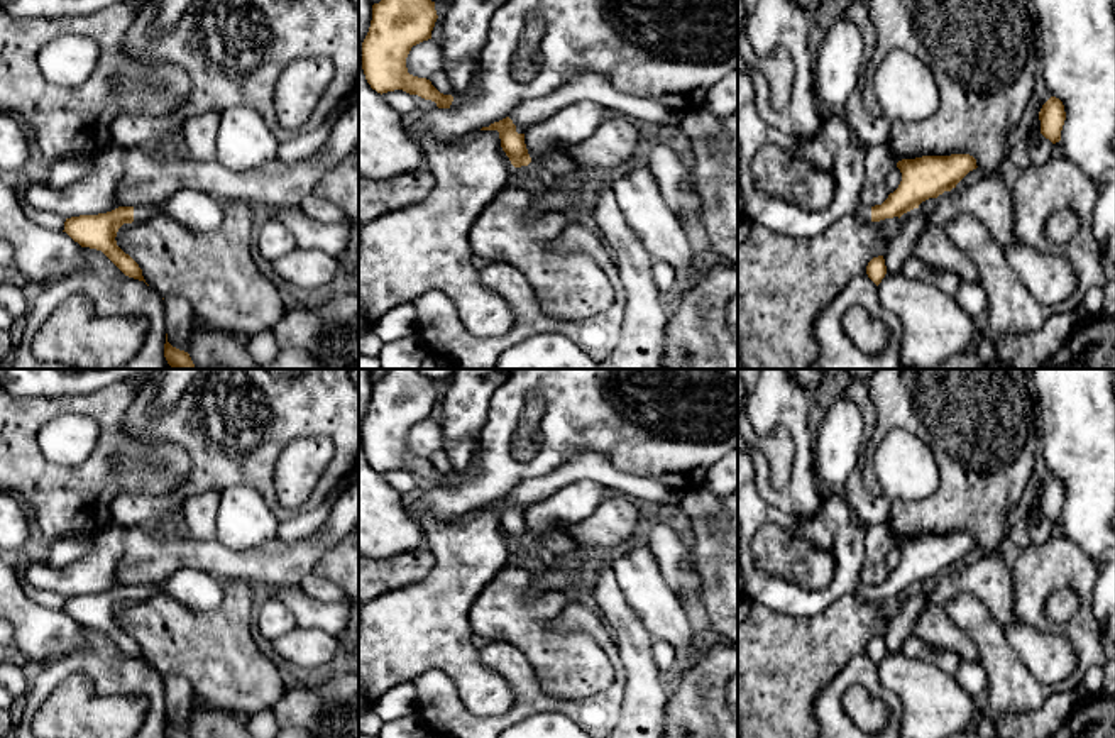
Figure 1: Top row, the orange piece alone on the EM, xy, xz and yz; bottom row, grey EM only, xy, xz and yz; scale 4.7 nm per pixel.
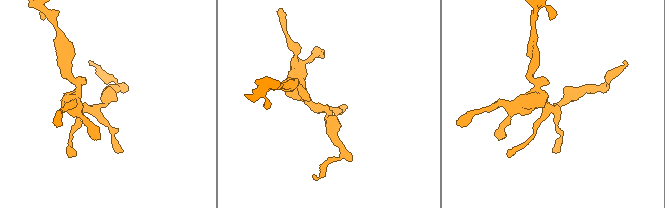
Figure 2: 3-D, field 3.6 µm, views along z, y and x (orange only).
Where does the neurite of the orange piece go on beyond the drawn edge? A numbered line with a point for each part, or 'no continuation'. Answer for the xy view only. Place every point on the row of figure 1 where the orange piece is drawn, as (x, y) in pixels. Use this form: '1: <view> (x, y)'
1: xy (141, 212)

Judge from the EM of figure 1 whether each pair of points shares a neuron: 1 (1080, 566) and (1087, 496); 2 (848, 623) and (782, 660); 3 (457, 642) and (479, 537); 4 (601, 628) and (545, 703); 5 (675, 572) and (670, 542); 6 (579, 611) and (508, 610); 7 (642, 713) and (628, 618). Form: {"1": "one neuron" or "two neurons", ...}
{"1": "two neurons", "2": "one neuron", "3": "one neuron", "4": "one neuron", "5": "one neuron", "6": "two neurons", "7": "one neuron"}

